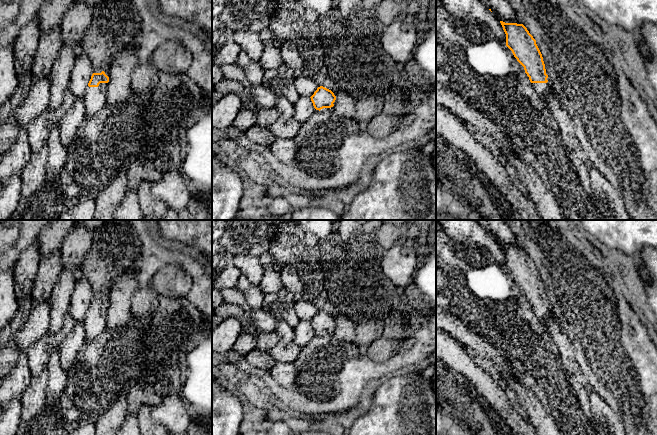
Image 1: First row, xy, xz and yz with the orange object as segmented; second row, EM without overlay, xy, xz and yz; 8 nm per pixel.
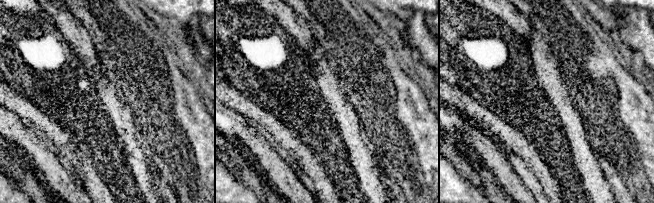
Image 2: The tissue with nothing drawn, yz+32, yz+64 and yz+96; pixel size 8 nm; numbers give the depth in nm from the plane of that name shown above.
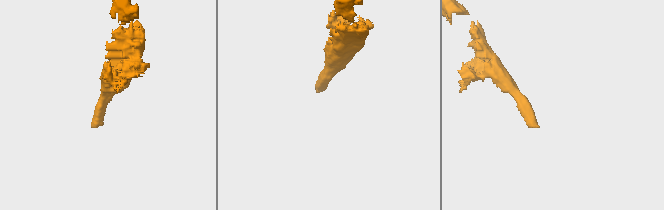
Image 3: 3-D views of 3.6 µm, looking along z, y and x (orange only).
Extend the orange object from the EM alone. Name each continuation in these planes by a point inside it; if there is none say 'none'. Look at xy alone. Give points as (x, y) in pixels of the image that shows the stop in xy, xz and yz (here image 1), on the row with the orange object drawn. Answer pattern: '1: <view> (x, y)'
1: xy (95, 97)

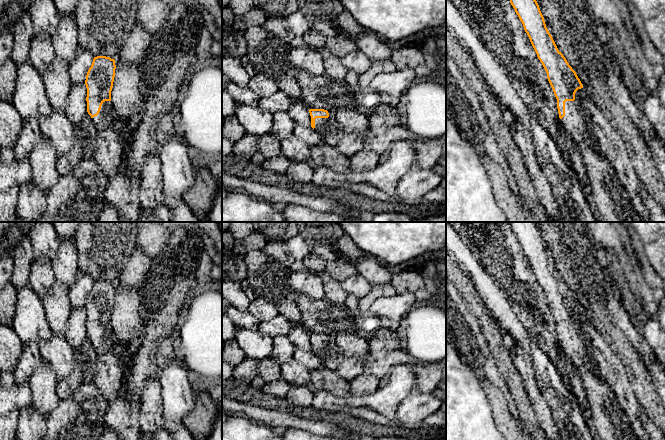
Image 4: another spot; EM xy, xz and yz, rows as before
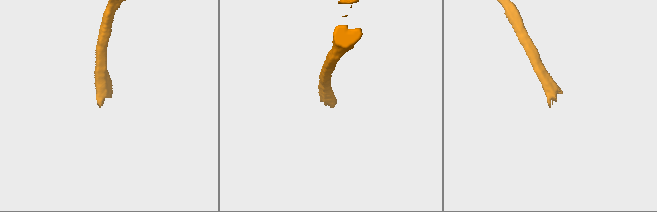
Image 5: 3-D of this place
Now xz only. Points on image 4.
1: xz (331, 132)

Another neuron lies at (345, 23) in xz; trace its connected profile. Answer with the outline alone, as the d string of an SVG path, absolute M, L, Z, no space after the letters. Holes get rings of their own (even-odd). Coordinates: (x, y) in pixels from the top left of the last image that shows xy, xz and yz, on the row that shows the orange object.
M346 10L338 15L333 24L338 28L338 31L343 32L344 34L355 39L359 35L369 32L366 28L358 24L357 21Z

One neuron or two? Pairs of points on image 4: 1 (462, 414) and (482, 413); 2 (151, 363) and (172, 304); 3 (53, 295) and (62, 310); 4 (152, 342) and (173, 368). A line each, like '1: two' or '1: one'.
1: one
2: one
3: one
4: two

